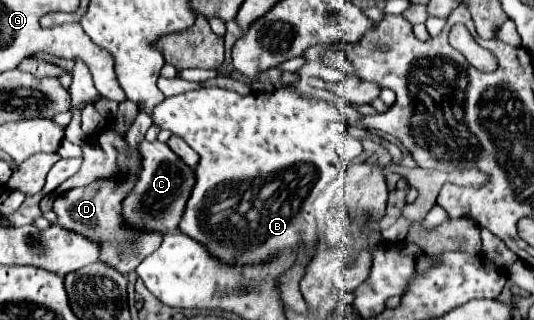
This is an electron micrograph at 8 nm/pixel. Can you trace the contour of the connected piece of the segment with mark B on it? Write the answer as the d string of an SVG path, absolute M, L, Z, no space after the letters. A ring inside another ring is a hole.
M204 87L164 99L152 113L152 119L162 129L170 129L182 137L198 155L196 185L180 221L180 231L204 243L214 257L224 263L250 265L270 259L278 249L298 247L302 241L314 243L316 217L312 203L320 189L338 175L336 143L346 139L346 117L338 107L324 101L302 99L294 87L276 89L272 93L252 91L238 95L228 89Z

